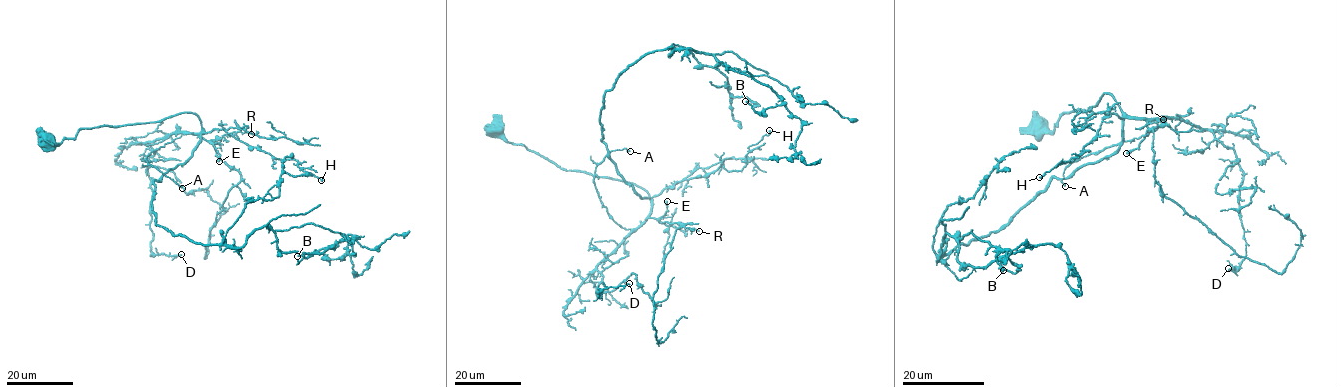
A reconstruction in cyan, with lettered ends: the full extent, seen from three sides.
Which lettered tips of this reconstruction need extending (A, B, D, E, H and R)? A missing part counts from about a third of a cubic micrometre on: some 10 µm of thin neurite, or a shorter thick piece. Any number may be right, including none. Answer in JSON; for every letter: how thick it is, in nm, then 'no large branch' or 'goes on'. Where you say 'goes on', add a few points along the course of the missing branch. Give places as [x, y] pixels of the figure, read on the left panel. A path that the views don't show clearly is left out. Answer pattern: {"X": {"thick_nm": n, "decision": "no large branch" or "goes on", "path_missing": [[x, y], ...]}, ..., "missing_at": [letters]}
{"A": {"thick_nm": 320, "decision": "no large branch"}, "B": {"thick_nm": 170, "decision": "no large branch"}, "D": {"thick_nm": 220, "decision": "no large branch"}, "E": {"thick_nm": 360, "decision": "no large branch"}, "H": {"thick_nm": 200, "decision": "no large branch"}, "R": {"thick_nm": 180, "decision": "no large branch"}, "missing_at": []}

